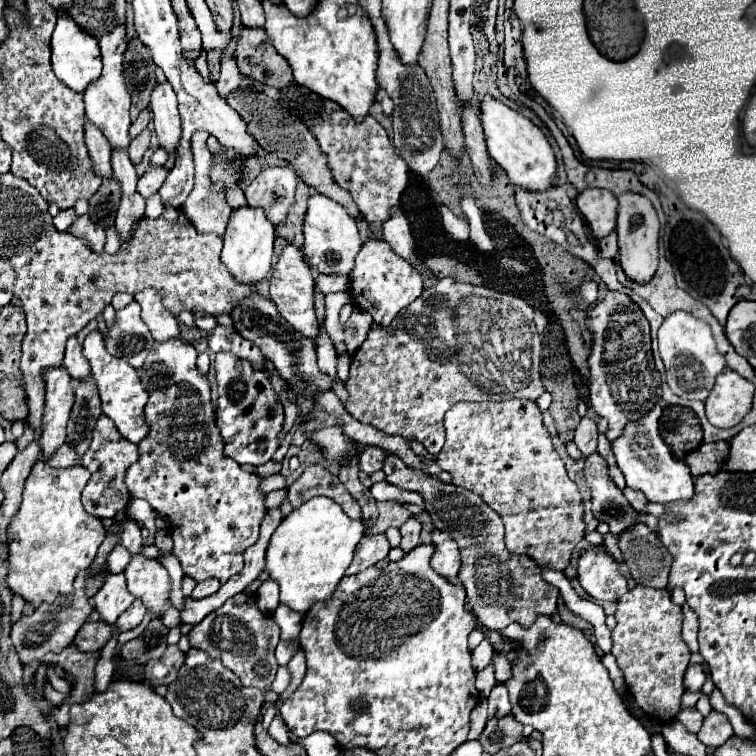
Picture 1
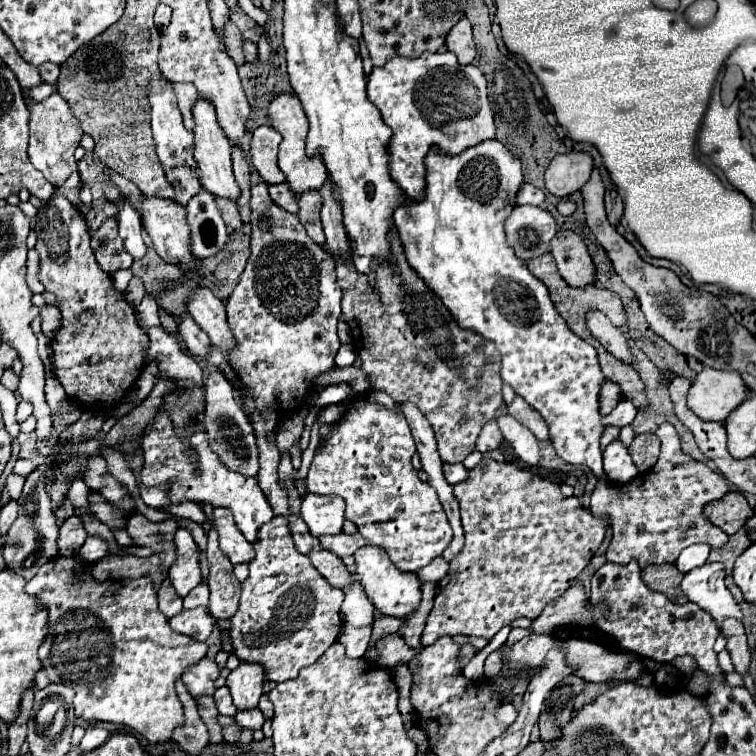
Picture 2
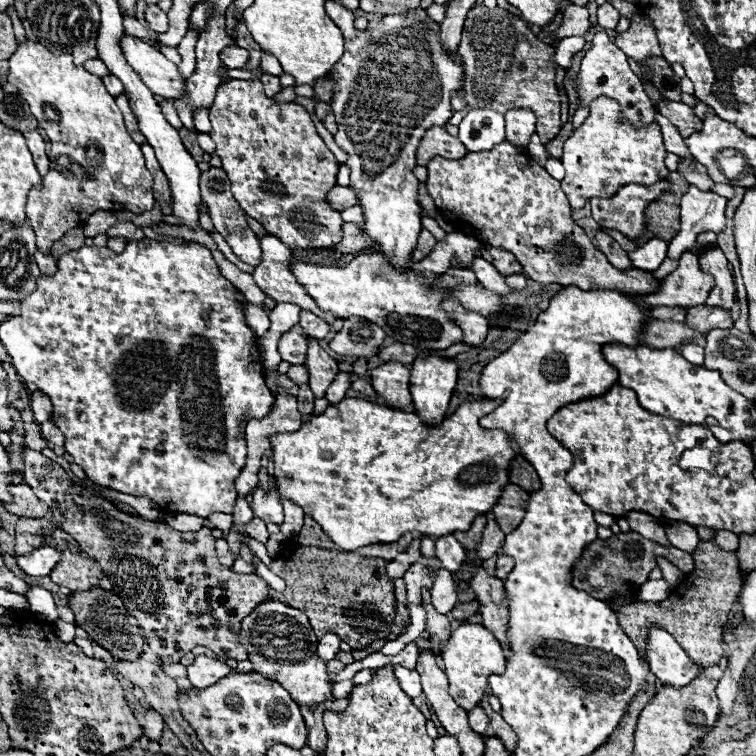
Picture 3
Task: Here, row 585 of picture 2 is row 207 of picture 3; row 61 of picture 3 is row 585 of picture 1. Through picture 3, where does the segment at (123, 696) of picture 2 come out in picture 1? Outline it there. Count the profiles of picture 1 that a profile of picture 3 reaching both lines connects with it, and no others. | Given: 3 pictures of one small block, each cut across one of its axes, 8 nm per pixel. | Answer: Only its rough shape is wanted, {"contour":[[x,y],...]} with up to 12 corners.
{"contour":[[34,462],[8,524],[8,586],[70,594],[106,530],[84,466]]}

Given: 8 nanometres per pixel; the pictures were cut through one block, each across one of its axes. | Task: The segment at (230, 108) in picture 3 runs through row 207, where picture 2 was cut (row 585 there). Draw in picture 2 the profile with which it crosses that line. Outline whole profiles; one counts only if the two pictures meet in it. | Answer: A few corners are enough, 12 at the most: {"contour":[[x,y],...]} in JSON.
{"contour":[[260,526],[230,638],[268,680],[336,642],[344,592]]}

